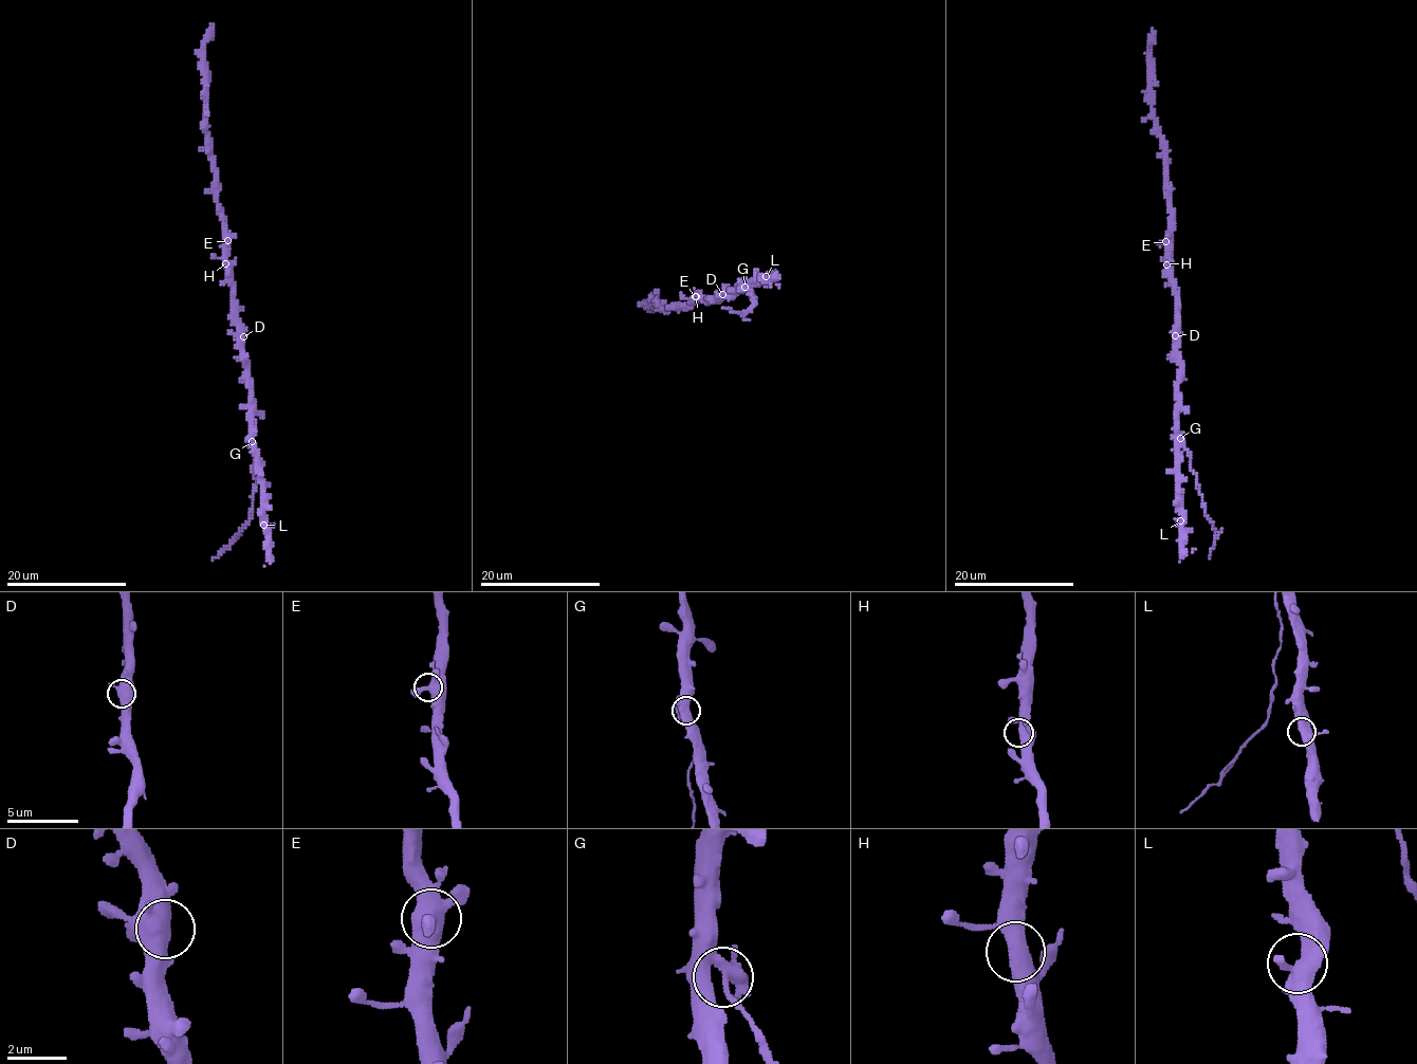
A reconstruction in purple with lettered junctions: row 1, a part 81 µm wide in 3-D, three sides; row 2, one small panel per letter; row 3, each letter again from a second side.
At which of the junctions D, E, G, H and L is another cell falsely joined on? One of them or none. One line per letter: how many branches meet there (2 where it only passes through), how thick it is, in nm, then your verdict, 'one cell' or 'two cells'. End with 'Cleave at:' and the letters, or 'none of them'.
D: branches 3; calibre 440 nm; one cell
E: branches 3; calibre 440 nm; one cell
G: branches 3; calibre 360 nm; two cells
H: branches 3; calibre 440 nm; one cell
L: branches 3; calibre 440 nm; one cell
Cleave at: G

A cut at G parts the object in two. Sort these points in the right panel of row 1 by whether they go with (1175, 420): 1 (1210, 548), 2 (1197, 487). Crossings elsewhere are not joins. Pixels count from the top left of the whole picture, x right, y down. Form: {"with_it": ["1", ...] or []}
{"with_it": []}

